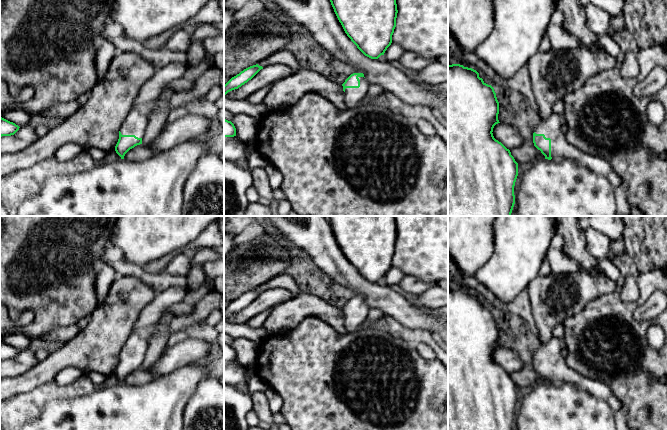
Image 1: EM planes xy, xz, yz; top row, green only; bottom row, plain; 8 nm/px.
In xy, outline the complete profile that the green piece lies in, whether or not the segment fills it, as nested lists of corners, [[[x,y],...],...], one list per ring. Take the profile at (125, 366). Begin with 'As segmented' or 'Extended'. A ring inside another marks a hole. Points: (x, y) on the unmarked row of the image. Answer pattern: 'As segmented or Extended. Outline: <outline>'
Extended. Outline: [[[134,332],[130,334],[121,349],[119,363],[115,370],[115,375],[121,383],[124,383],[130,373],[142,368],[147,350],[148,341],[142,334]]]

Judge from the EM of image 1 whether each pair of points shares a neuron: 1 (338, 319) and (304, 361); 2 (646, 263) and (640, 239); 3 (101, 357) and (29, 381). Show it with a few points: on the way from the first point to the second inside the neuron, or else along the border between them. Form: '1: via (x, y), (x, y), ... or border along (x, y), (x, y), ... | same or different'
1: border along (311, 316), (322, 319), (340, 333), (346, 332) | different
2: via (646, 257), (646, 248), (643, 245) | same
3: via (83, 359), (60, 359), (47, 369) | same

